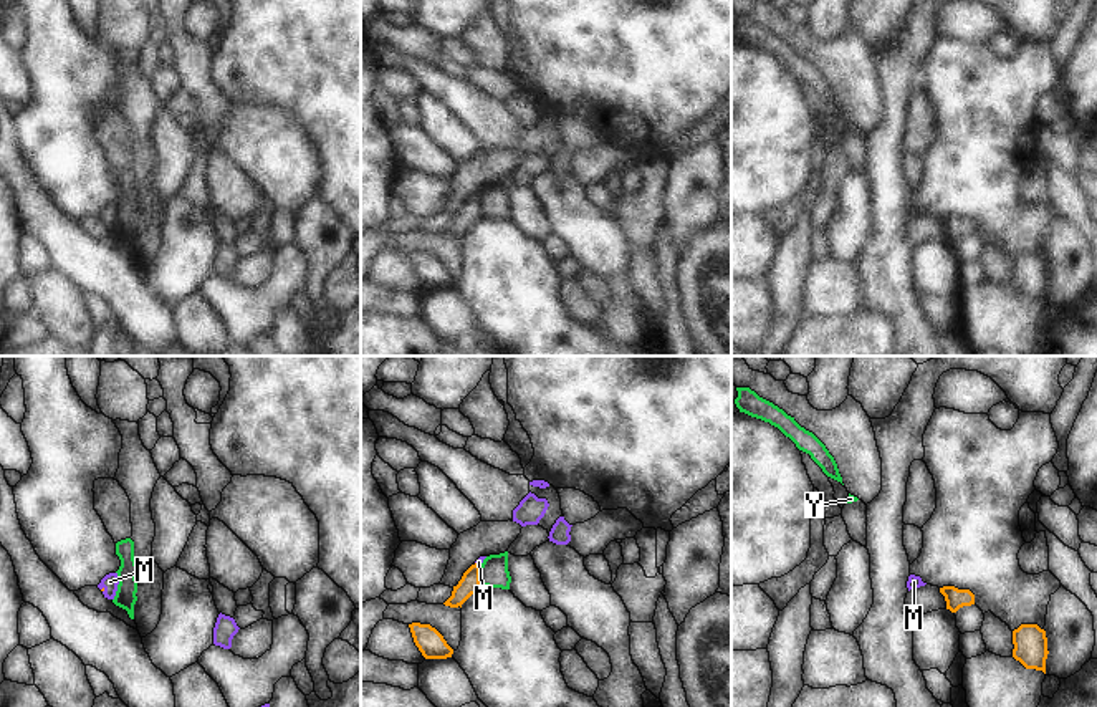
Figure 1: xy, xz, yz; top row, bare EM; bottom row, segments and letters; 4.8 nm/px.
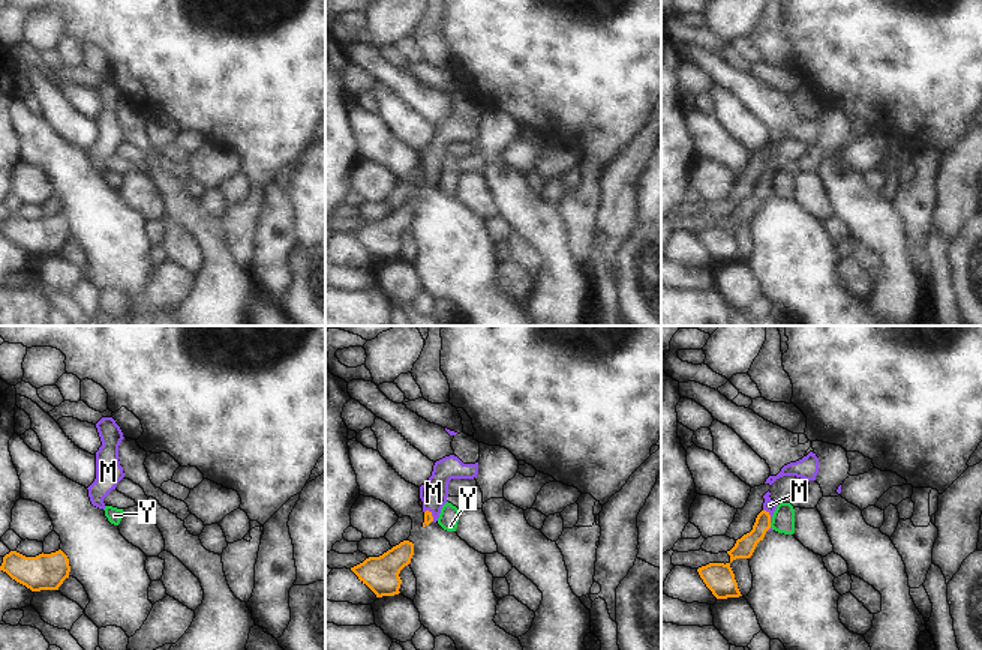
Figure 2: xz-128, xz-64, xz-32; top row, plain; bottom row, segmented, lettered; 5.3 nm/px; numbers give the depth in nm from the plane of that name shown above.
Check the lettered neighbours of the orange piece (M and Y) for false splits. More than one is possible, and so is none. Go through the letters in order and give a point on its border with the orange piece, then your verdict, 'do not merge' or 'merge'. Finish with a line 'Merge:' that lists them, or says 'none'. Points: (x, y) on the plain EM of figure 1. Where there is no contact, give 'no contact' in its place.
M: xy (103, 219) | merge
Y: xz (479, 204) | do not merge
Merge: M

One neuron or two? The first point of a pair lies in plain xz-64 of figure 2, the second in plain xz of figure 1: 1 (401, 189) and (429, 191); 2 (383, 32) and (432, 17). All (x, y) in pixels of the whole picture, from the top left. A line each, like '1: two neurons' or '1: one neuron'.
1: two neurons
2: one neuron

